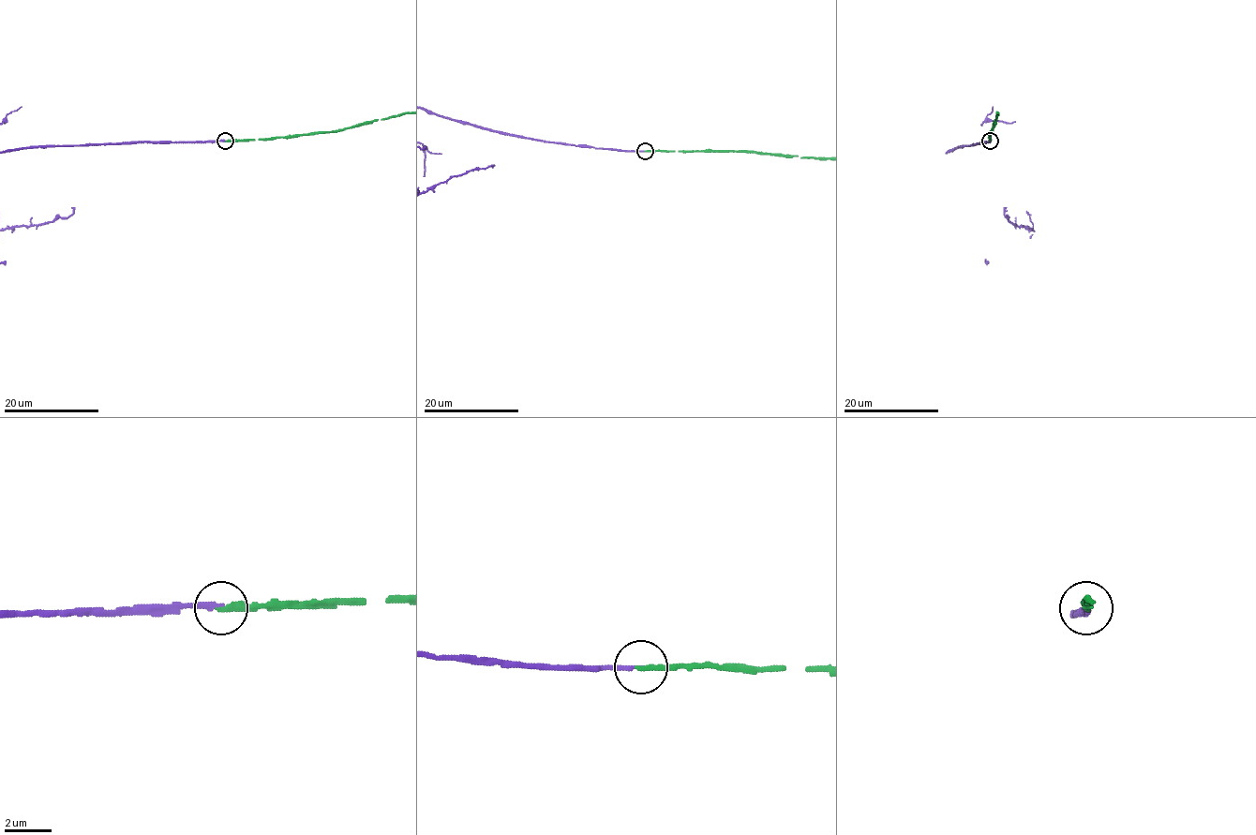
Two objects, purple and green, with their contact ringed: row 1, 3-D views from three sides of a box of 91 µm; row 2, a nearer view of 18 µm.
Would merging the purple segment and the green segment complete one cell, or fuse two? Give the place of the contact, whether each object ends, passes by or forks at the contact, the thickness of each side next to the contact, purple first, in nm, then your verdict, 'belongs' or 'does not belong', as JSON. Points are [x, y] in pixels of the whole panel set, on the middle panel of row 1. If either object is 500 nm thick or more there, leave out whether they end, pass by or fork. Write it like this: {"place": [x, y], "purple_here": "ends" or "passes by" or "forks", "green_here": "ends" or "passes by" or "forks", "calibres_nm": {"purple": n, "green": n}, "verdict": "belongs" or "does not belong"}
{"place": [645, 151], "purple_here": "ends", "green_here": "ends", "calibres_nm": {"purple": 160, "green": 220}, "verdict": "belongs"}

